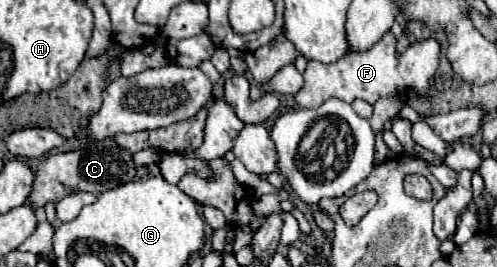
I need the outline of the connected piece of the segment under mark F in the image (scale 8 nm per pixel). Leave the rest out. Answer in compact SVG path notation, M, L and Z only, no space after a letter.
M386 33L368 53L346 53L340 61L324 65L318 61L308 61L304 71L304 87L296 93L296 103L300 107L320 107L326 99L338 97L346 103L354 99L364 99L368 103L376 103L382 97L400 95L406 99L408 91L416 91L422 97L428 97L430 79L438 69L440 59L440 41L424 39L408 45L404 53L396 53L396 37Z

